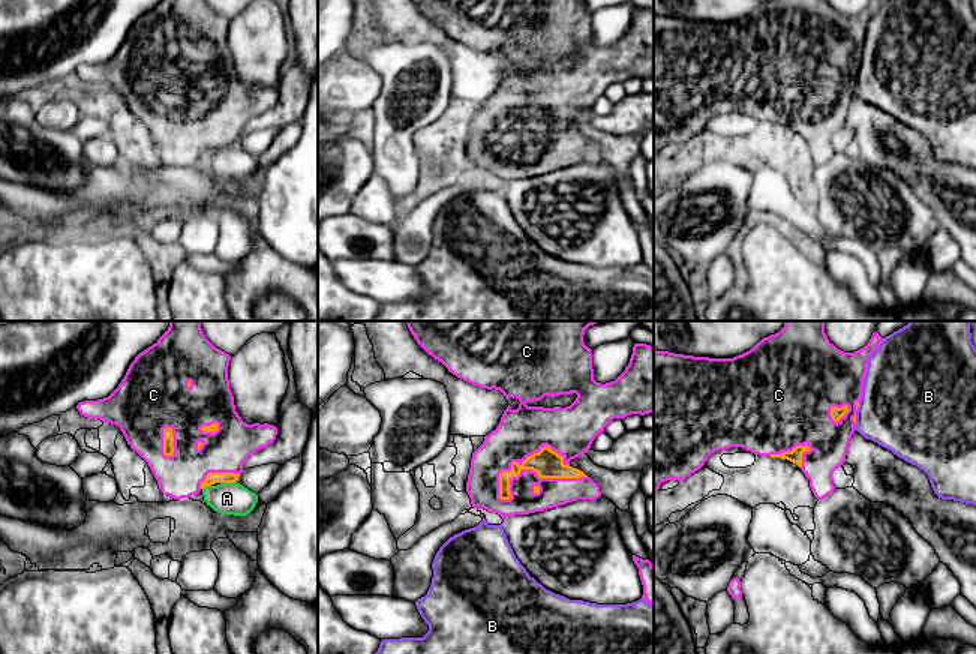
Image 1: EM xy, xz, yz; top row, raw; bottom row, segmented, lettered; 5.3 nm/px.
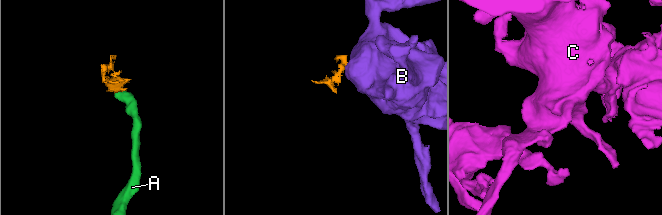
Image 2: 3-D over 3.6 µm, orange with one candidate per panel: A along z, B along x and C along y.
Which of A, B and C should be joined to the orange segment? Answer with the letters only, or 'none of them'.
C

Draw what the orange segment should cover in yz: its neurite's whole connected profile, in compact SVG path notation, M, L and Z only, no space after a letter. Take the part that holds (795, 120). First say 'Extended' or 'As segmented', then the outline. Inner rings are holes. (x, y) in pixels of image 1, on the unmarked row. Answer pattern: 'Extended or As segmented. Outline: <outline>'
Extended. Outline: M768 0L733 22L654 14L654 158L667 144L681 146L690 141L714 116L742 111L759 120L796 128L810 144L817 164L831 159L835 154L832 136L846 126L855 96L868 22L882 4L882 0L871 0L864 12L844 16L828 0Z

